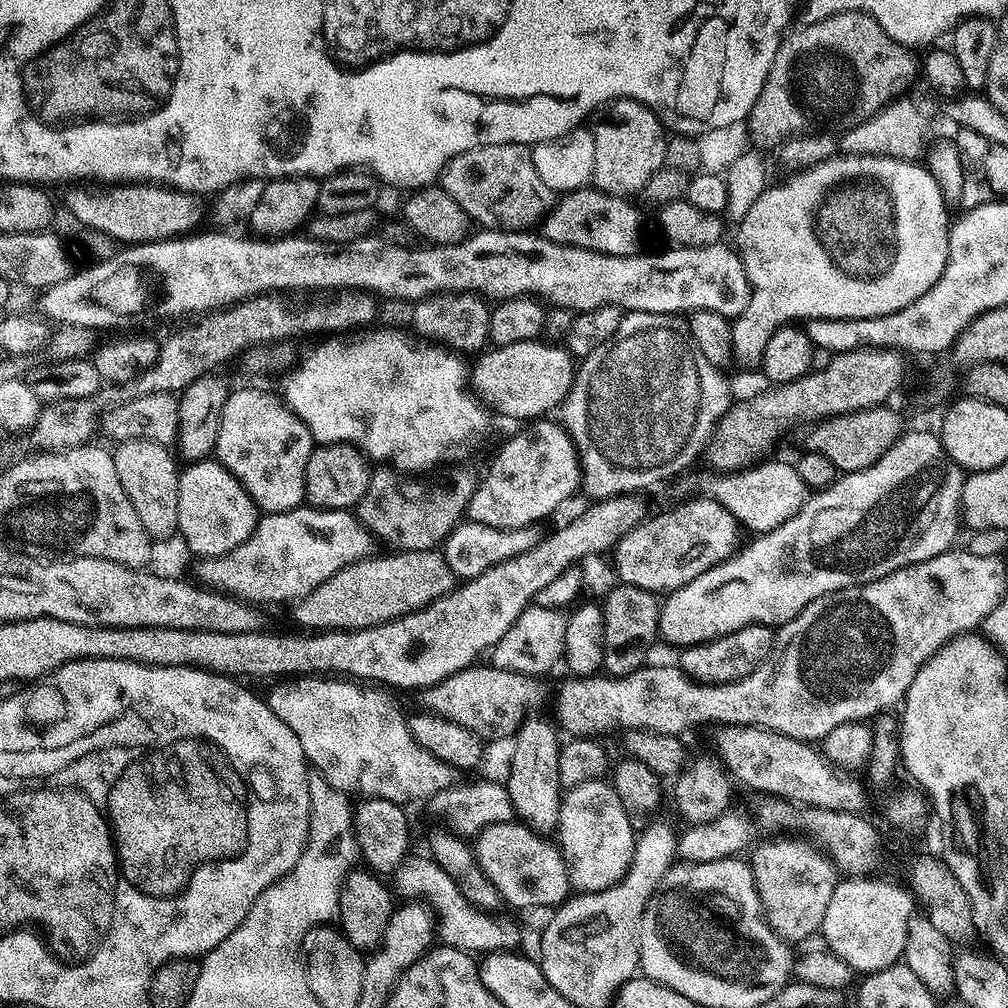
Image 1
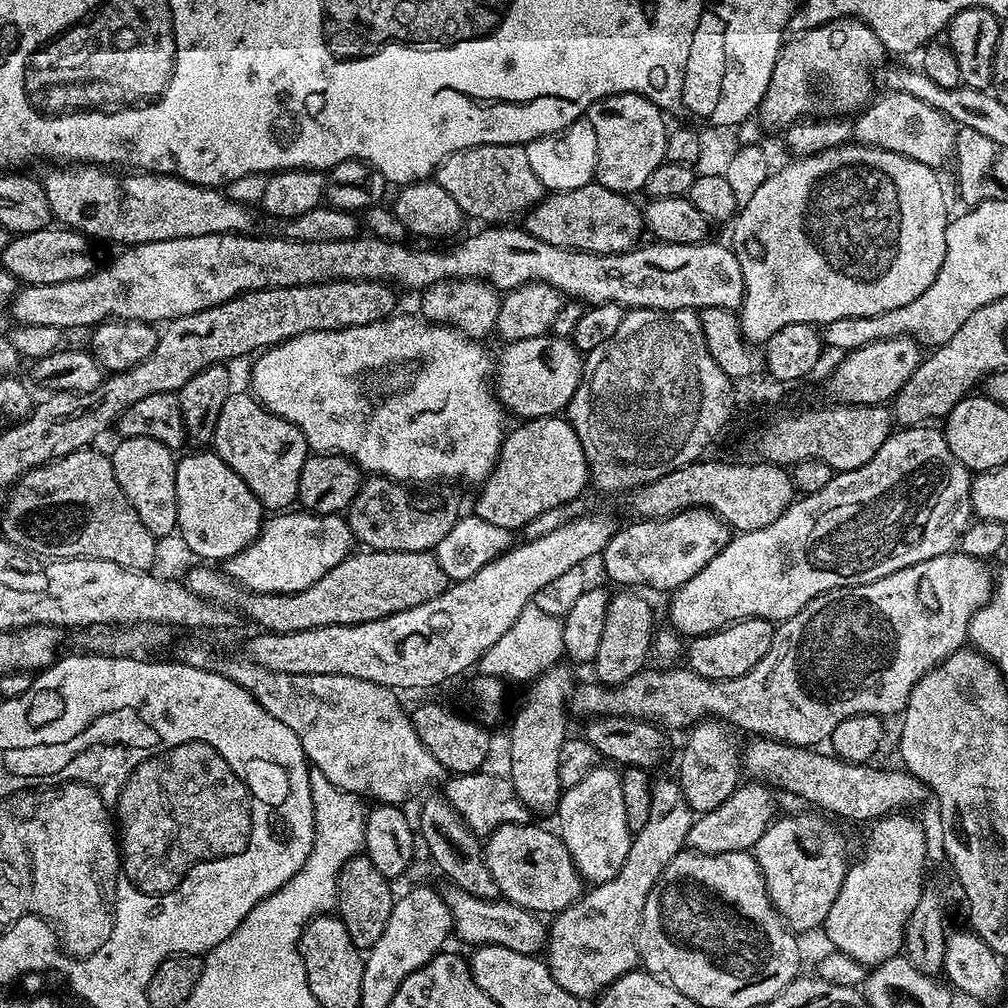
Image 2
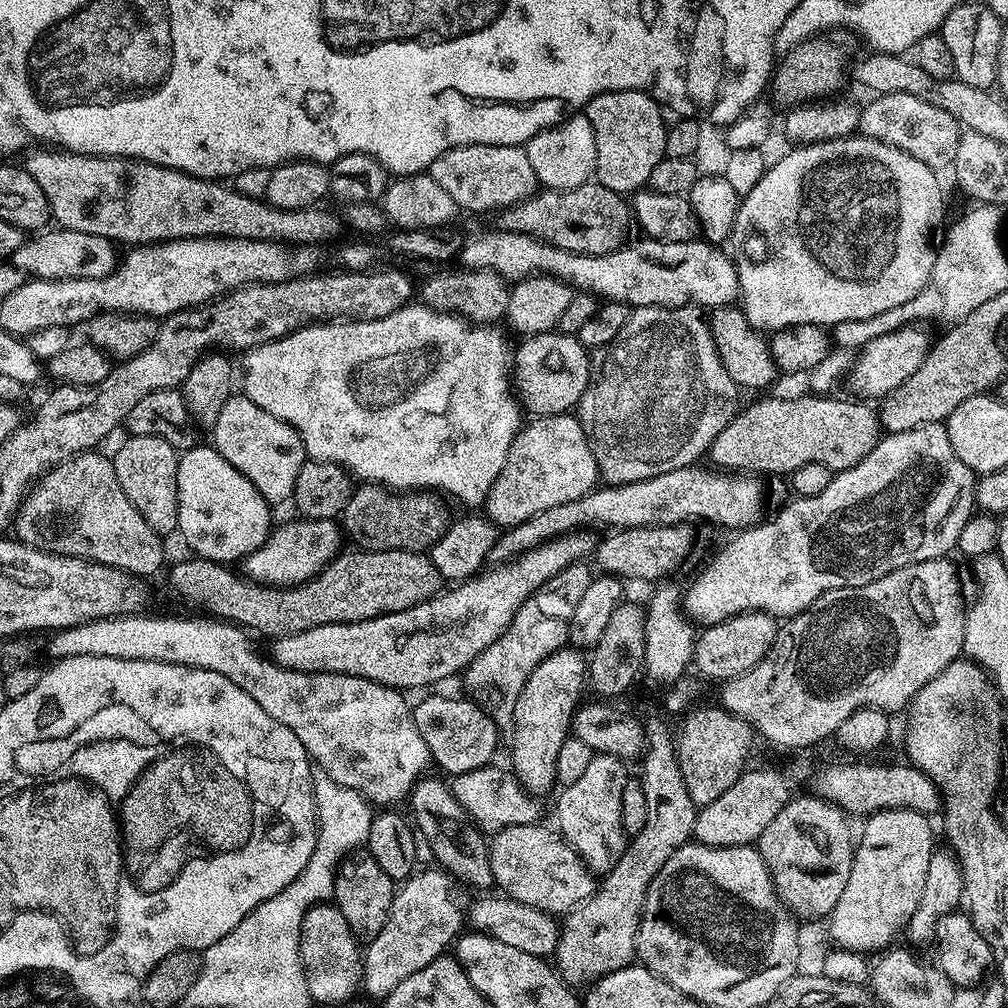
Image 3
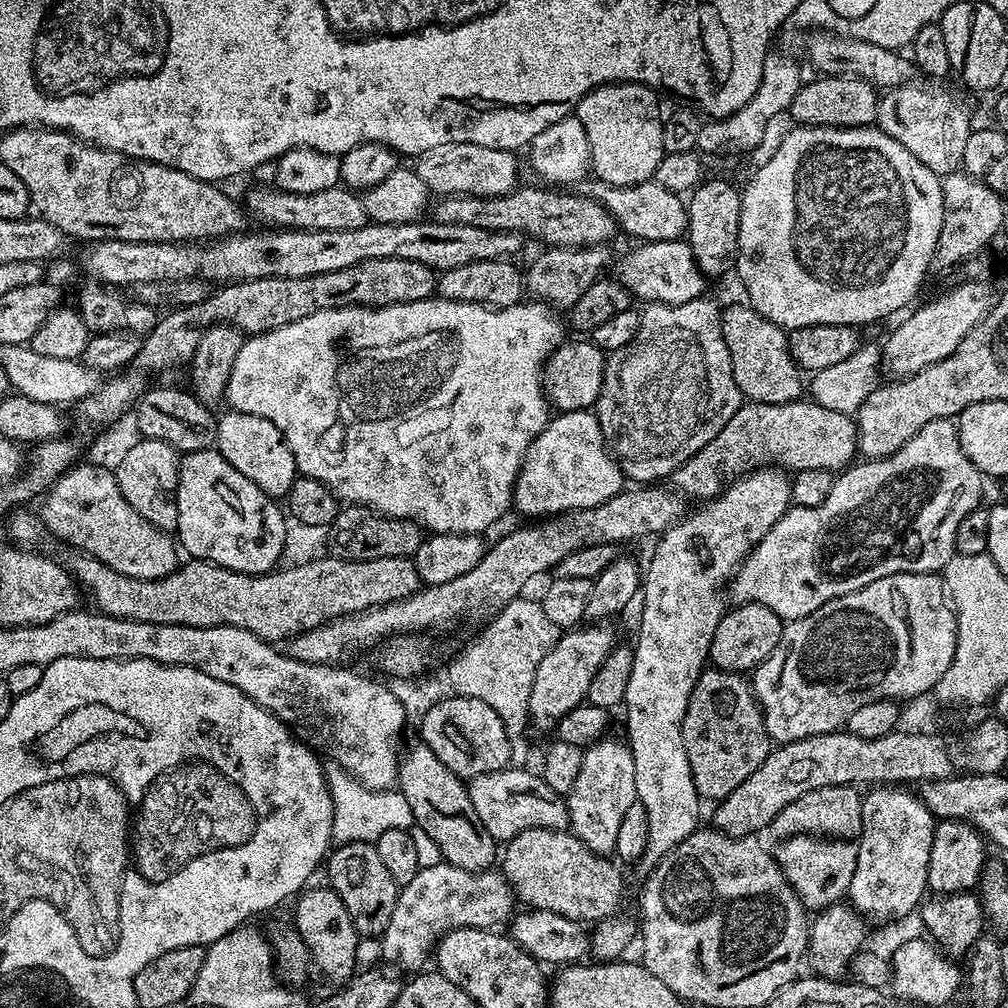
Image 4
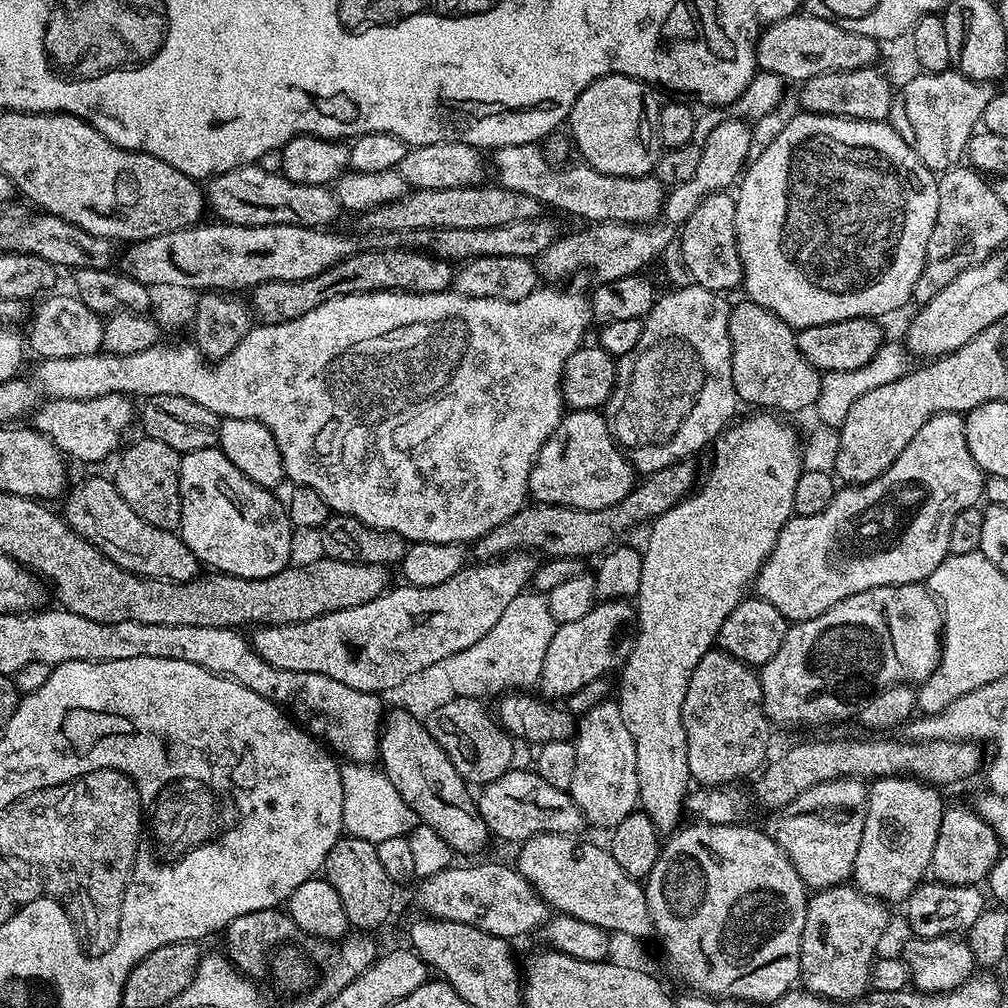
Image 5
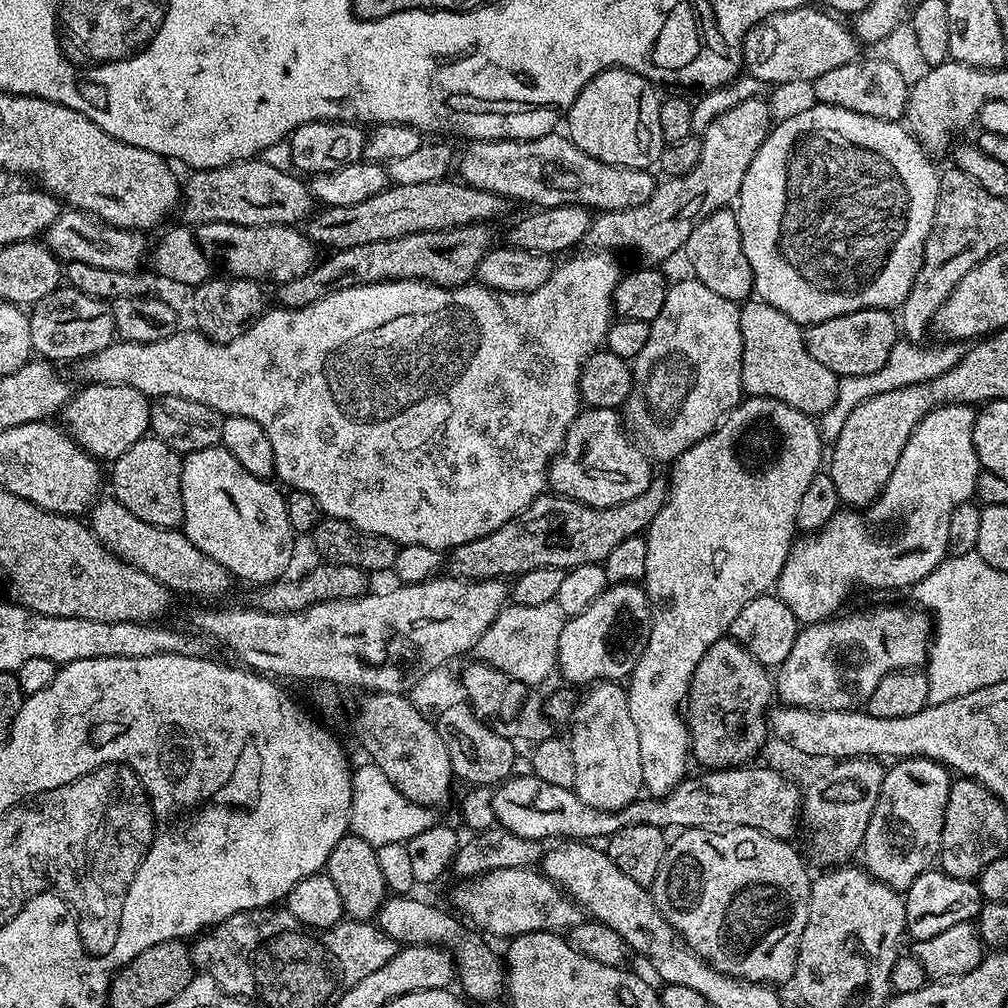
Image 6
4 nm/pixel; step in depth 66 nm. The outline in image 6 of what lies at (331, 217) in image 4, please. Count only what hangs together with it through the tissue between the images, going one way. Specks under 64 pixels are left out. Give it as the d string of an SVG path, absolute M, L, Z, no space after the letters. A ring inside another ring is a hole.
M259 158L239 160L230 166L196 170L191 175L182 184L183 223L188 226L210 222L242 226L300 226L314 211L312 189L299 175L274 170L274 166L266 166L266 162Z

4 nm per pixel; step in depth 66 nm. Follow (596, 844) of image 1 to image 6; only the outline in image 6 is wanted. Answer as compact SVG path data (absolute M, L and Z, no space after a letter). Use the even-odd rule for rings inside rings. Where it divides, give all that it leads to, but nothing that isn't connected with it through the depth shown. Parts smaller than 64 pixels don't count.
M596 682L587 689L588 693L580 696L580 705L574 710L570 731L572 736L568 740L570 750L574 754L574 790L578 794L578 798L582 798L582 802L586 802L586 806L594 806L598 810L606 810L613 812L614 810L622 810L622 806L633 804L641 799L644 783L642 782L642 754L638 754L638 730L634 726L634 721L630 718L630 706L628 705L628 694L623 687L620 688L616 682Z

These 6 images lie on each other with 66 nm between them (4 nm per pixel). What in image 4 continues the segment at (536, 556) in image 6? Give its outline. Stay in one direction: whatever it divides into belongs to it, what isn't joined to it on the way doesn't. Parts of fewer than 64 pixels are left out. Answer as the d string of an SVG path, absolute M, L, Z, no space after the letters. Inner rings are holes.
M811 398L785 404L744 402L717 436L671 472L670 484L685 497L712 498L718 492L716 476L739 478L761 466L779 466L792 474L823 468L843 470L853 463L857 452L856 422L847 412L826 410Z

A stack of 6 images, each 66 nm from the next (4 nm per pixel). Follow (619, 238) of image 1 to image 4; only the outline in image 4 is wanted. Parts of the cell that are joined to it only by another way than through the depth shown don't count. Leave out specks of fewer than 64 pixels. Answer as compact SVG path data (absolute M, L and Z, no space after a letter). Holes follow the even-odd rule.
M517 186L501 196L446 196L435 201L430 216L437 224L457 224L458 226L478 226L482 230L502 230L519 232L525 237L533 236L541 240L541 245L553 248L589 248L595 244L607 245L612 235L617 235L618 225L615 218L597 200L577 194L571 196L568 190L551 190L549 187L523 188Z

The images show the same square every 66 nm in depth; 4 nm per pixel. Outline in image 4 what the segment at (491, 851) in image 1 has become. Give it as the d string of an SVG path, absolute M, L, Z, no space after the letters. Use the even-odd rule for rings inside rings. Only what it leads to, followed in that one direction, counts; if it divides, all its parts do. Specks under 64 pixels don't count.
M535 828L522 830L502 848L502 874L521 905L550 910L571 920L599 922L621 911L624 880L617 865L603 855L591 852L568 830Z

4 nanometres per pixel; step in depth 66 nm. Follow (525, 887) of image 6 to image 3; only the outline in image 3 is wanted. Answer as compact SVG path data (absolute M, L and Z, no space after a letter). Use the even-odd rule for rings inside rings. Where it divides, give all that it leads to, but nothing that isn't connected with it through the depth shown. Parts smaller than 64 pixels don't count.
M428 866L408 877L396 889L396 897L390 906L390 918L386 918L386 926L382 926L379 934L373 940L367 941L366 951L363 953L364 978L363 991L372 996L383 998L389 996L398 982L410 978L422 966L430 966L439 956L445 955L453 947L454 941L461 935L460 927L466 924L466 908L456 901L456 888L451 876L436 866Z

